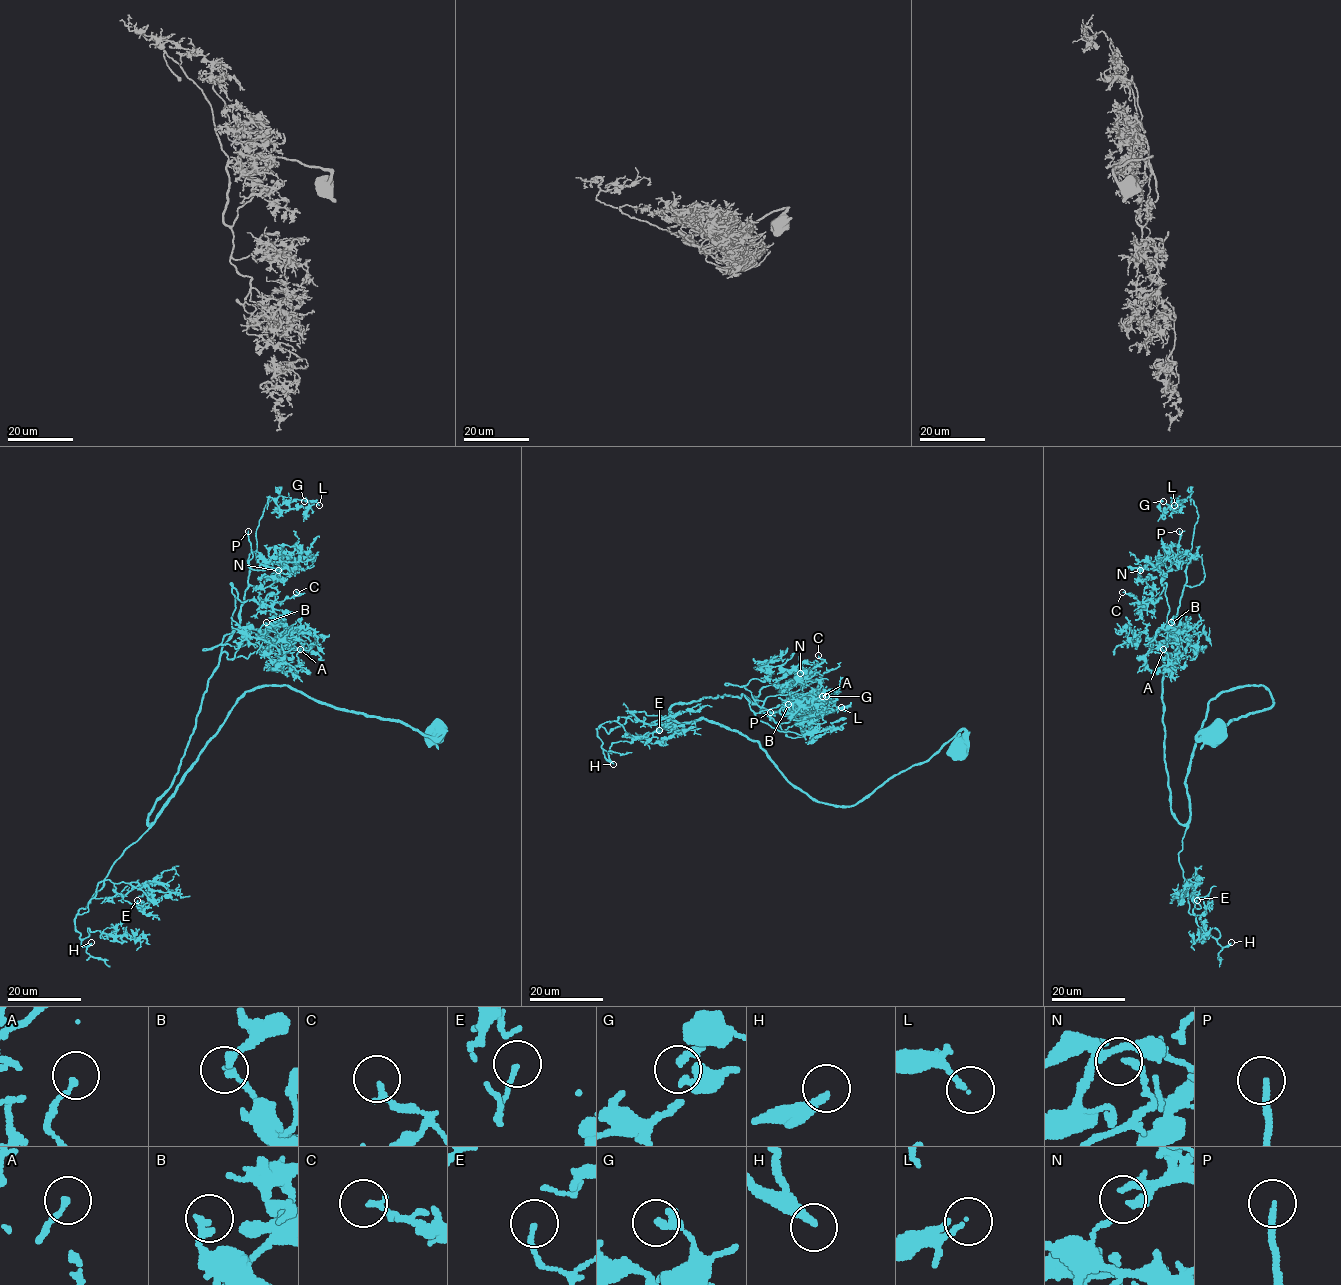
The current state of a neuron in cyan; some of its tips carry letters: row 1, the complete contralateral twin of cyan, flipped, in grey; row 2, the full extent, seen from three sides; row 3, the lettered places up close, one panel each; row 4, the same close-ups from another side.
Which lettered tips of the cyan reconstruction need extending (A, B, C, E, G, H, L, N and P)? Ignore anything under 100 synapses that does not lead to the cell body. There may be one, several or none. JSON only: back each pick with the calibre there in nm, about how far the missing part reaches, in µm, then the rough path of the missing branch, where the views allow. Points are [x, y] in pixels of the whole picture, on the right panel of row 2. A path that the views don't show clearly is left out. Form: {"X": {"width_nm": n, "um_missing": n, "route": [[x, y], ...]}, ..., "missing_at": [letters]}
{"H": {"width_nm": 260, "um_missing": 40, "route": [[1231, 942], [1239, 936], [1238, 953], [1228, 961], [1224, 953], [1234, 948], [1235, 954], [1227, 969]]}, "P": {"width_nm": 200, "um_missing": 40, "route": [[1179, 531], [1179, 519], [1175, 514], [1176, 487], [1163, 481], [1156, 484], [1163, 473]]}, "missing_at": ["H", "P"]}

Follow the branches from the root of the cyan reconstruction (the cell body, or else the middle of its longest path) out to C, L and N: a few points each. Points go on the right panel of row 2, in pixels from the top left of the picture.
C: (1218, 731), (1206, 737), (1270, 693), (1209, 701), (1181, 824), (1164, 762), (1166, 584), (1141, 605), (1122, 592)
L: (1218, 731), (1206, 737), (1270, 693), (1209, 701), (1181, 824), (1161, 647), (1198, 514), (1189, 496), (1174, 505)
N: (1218, 731), (1206, 737), (1270, 693), (1209, 701), (1181, 824), (1161, 647), (1186, 564), (1140, 570)

